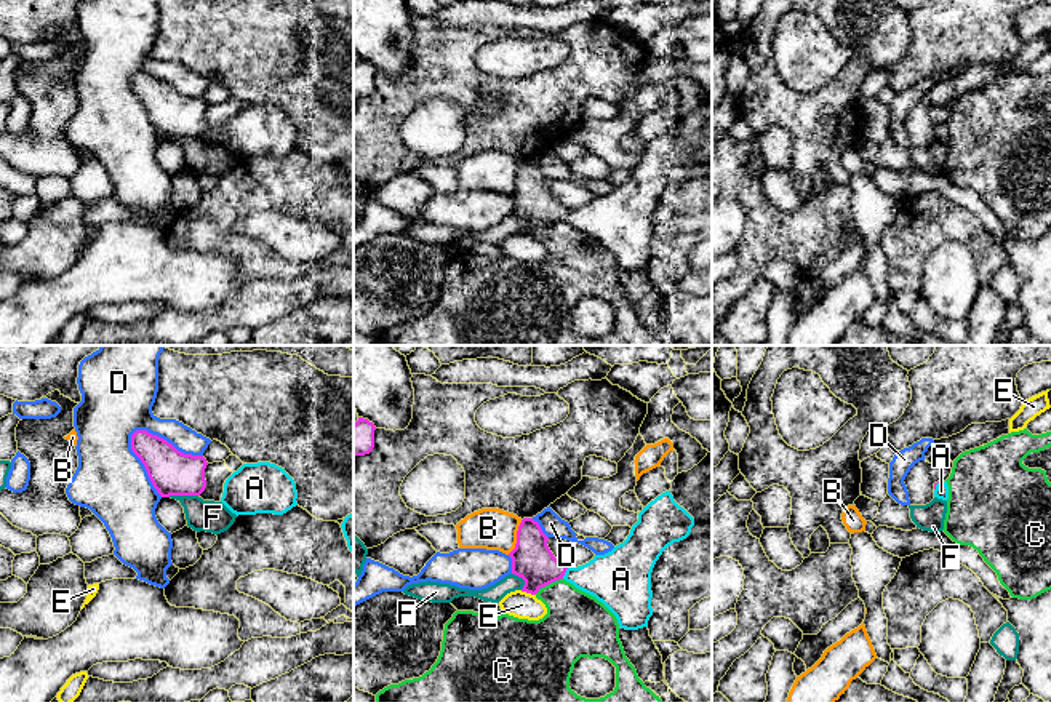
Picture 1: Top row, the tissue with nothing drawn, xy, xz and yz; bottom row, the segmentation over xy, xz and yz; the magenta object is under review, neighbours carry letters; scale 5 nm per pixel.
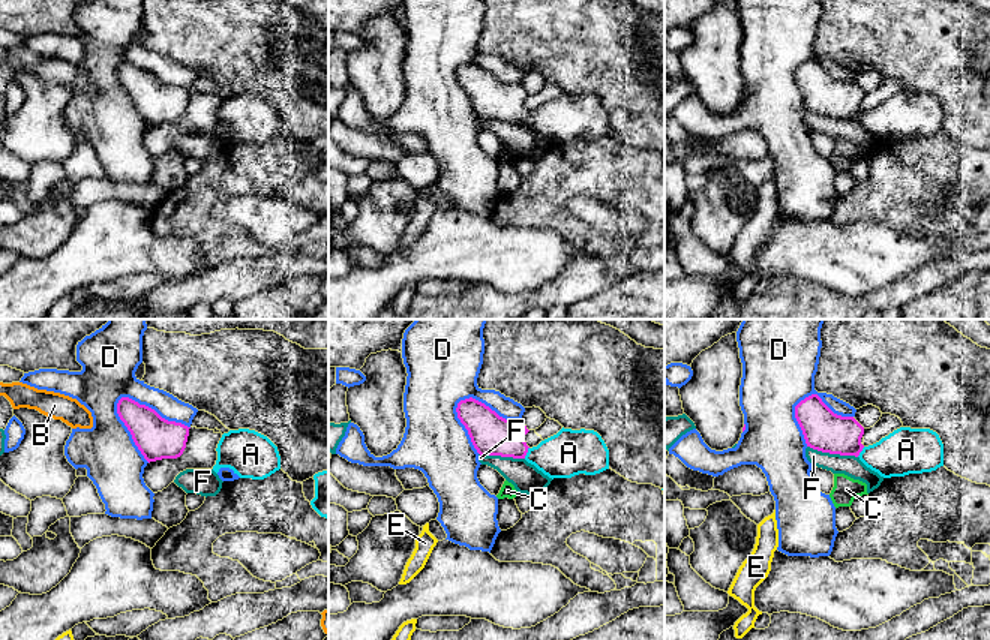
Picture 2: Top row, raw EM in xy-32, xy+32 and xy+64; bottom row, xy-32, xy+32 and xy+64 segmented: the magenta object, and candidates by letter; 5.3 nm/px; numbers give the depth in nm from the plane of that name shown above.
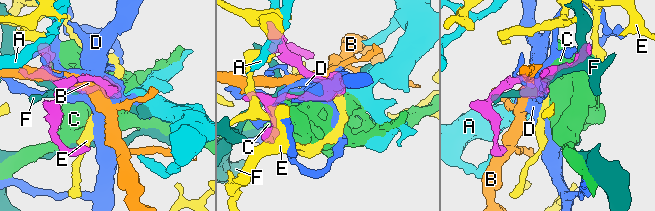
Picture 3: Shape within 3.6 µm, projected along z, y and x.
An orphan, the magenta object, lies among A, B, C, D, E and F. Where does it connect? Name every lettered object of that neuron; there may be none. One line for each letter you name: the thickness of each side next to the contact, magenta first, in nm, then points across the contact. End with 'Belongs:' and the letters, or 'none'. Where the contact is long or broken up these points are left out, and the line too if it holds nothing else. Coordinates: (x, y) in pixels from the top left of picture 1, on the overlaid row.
A: Thickness 200 nm (magenta) against 260 nm. Path across: xz (531, 558), (541, 568), (565, 571), (581, 578), (613, 578)
Belongs: A

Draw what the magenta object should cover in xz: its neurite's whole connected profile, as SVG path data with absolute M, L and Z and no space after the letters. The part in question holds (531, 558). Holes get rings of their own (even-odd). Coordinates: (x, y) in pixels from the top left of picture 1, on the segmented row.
M670 491L662 493L638 513L638 521L632 526L627 539L605 555L595 555L589 563L577 568L566 568L558 561L547 545L547 536L537 521L523 518L517 531L512 558L512 574L522 577L522 592L536 595L542 587L565 579L576 588L595 596L617 619L621 628L638 630L648 627L653 616L651 608L651 572L662 552L673 542L686 539L694 526L694 518L680 507Z

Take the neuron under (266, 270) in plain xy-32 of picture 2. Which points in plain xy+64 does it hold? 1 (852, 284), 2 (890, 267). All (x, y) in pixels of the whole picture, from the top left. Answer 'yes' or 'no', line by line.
1: no
2: no

